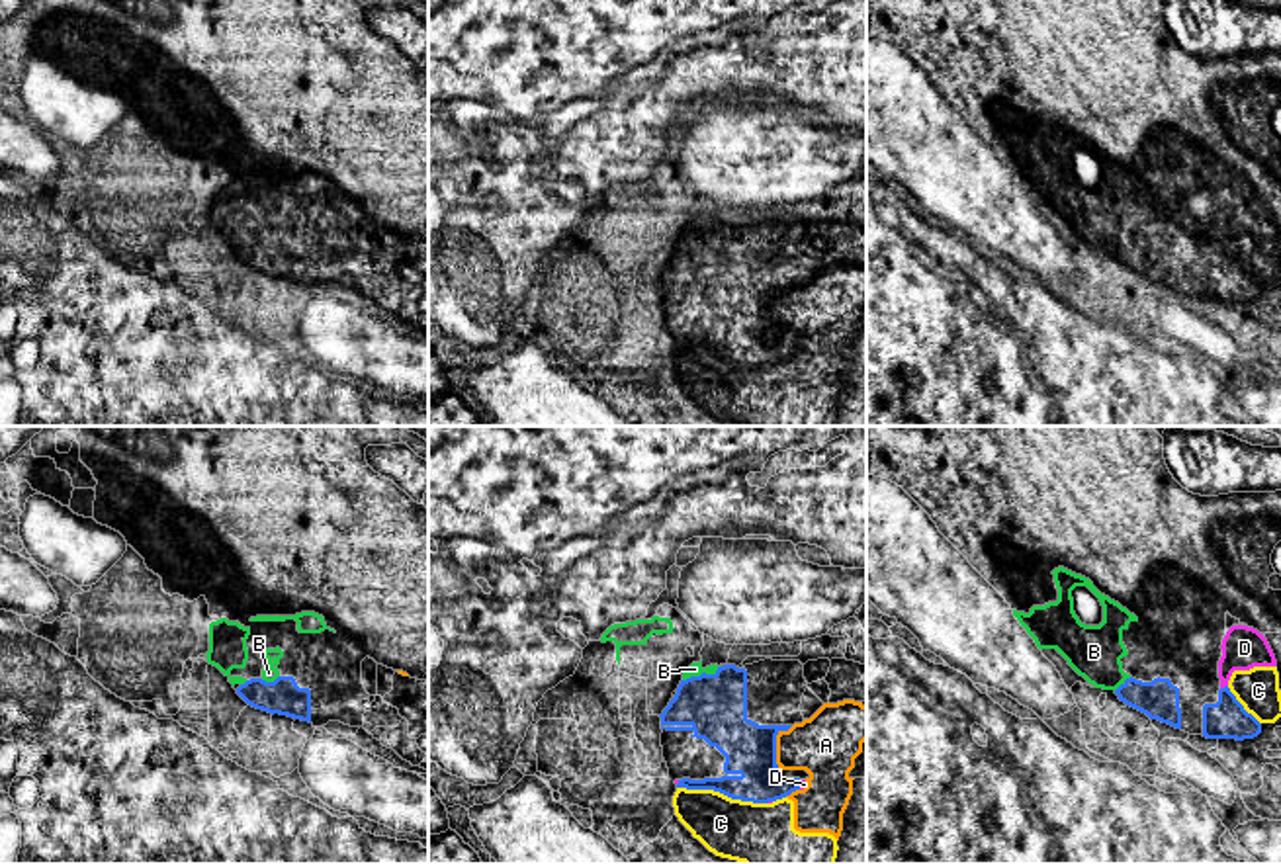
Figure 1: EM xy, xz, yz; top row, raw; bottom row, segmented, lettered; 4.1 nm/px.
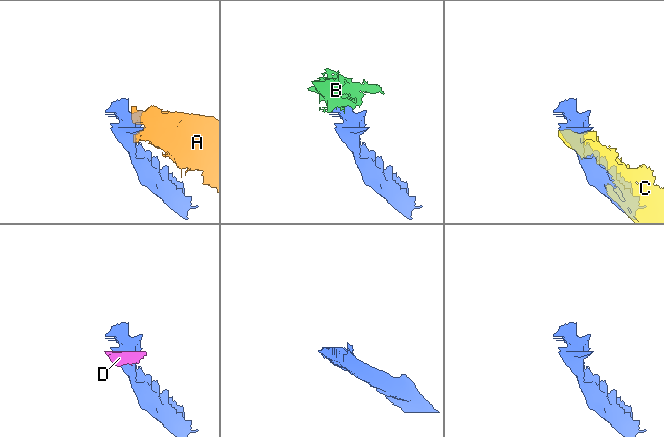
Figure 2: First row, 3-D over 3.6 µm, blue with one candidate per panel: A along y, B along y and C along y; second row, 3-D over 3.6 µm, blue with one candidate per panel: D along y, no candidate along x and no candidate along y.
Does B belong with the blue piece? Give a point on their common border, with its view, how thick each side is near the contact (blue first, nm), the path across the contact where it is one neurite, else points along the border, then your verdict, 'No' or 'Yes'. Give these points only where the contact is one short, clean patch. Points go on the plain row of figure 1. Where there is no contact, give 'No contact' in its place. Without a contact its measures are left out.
Touches blue at xz (703, 235). Thickness 260 nm (blue) against 60 nm. Path across: xz (714, 266), (703, 255), (703, 235), (695, 231). Yes

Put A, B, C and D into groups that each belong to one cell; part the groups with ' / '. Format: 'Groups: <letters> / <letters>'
Groups: A C D / B

